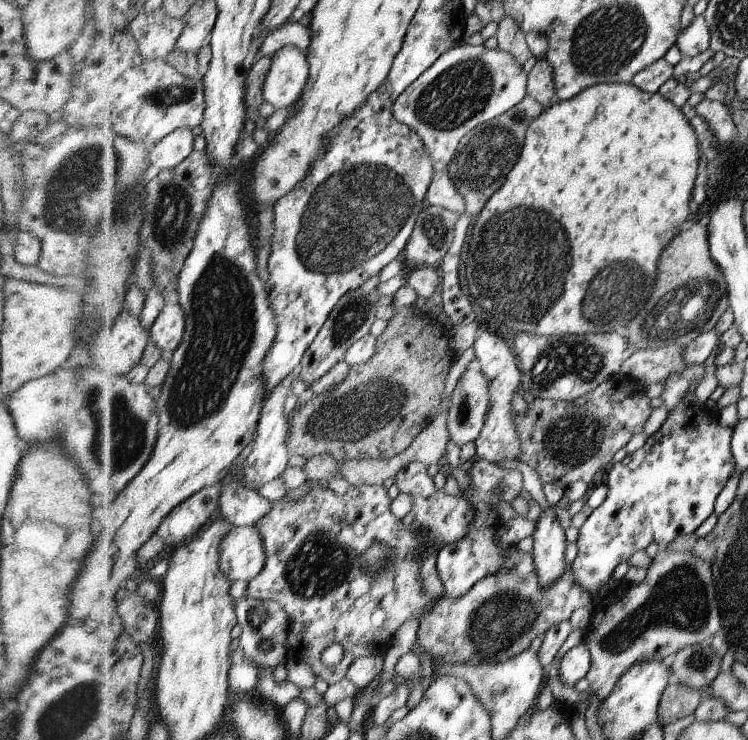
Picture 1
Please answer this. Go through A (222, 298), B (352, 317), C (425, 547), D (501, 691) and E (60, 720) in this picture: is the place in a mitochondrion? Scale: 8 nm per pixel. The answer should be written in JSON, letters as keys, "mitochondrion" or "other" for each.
{"A":"mitochondrion","B":"mitochondrion","C":"other","D":"mitochondrion","E":"mitochondrion"}

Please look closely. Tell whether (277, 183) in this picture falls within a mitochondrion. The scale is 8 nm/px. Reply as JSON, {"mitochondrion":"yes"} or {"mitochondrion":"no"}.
{"mitochondrion":"no"}

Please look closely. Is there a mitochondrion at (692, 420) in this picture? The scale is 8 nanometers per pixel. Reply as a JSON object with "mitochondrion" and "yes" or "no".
{"mitochondrion":"no"}

